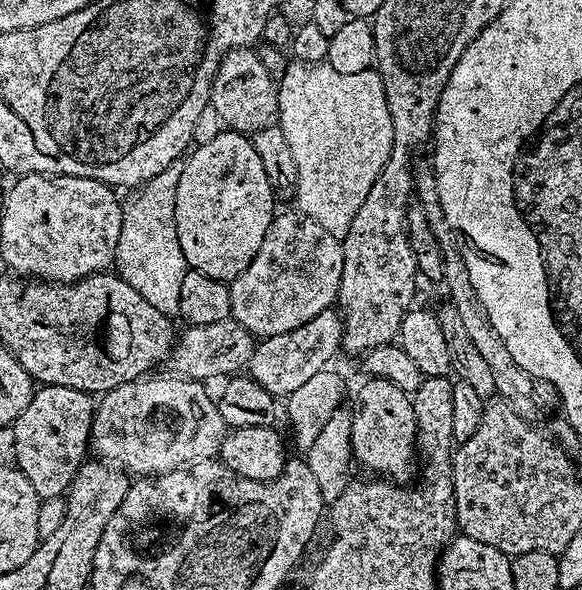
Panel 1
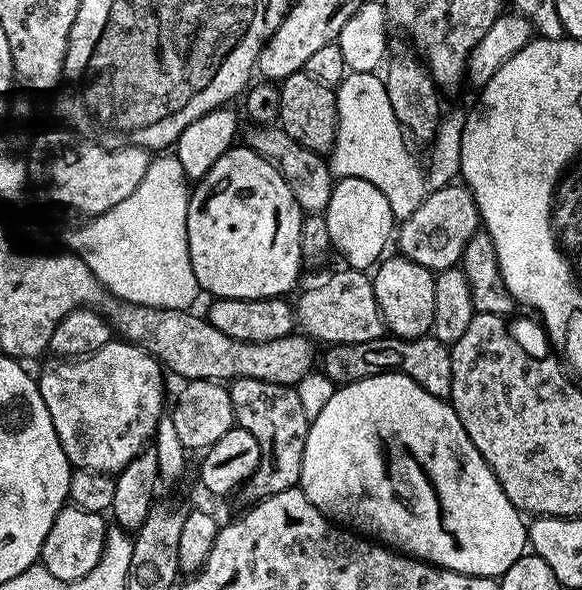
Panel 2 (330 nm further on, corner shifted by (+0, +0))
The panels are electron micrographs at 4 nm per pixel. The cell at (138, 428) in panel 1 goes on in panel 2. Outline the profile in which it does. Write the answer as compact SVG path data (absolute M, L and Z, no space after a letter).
M120 338L109 340L106 346L88 356L52 358L38 372L42 402L46 402L46 410L50 410L50 422L54 422L58 442L62 442L62 450L66 450L66 458L73 469L85 468L91 472L115 474L122 471L139 452L144 451L156 435L160 417L166 412L163 375L162 365L155 356L150 355L145 348Z

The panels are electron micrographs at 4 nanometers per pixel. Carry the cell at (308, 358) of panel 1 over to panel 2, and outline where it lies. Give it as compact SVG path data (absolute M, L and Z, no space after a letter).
M449 182L443 186L433 187L427 198L418 206L418 210L414 210L414 214L410 214L410 218L399 225L398 252L410 262L418 262L418 266L426 266L432 273L437 274L459 265L462 254L466 250L466 242L470 242L470 238L474 238L474 234L481 231L481 228L480 211L474 202L472 191L463 182Z

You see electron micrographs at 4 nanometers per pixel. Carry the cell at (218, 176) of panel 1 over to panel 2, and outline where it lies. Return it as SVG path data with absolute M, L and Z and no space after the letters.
M233 146L229 148L214 166L202 177L195 181L188 197L188 217L186 218L186 234L188 235L188 249L190 250L190 266L194 266L194 278L198 278L201 289L215 298L270 298L271 296L287 297L288 291L296 284L300 276L300 264L304 260L302 254L302 222L305 213L301 212L286 178L266 158L259 156L253 148L247 146Z

